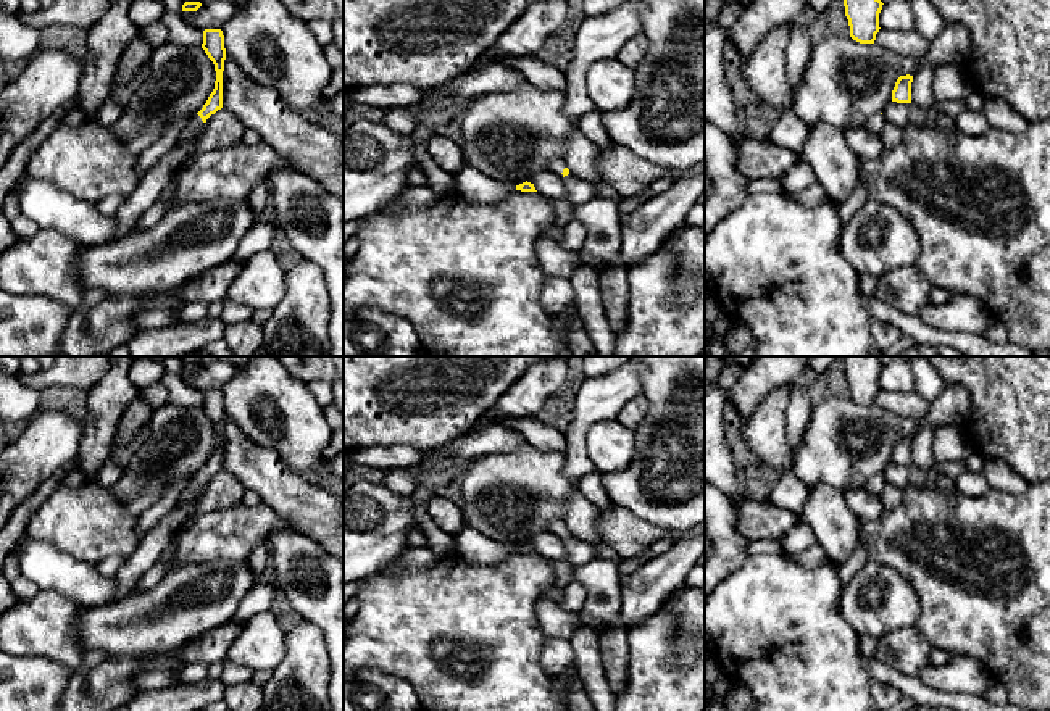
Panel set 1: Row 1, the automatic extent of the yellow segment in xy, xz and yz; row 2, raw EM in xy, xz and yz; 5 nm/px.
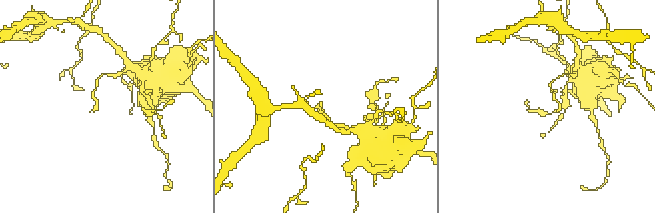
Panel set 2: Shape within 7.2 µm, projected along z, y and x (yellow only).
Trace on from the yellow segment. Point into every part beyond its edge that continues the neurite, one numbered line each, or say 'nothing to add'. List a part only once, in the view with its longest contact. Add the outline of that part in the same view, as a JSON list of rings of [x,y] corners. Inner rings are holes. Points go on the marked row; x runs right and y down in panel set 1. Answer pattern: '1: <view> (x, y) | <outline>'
1: xy (195, 123) | [[[195,113],[189,119],[187,126],[184,127],[184,131],[181,132],[176,145],[182,145],[184,142],[194,139],[195,134],[203,127],[203,124],[205,123],[202,121],[202,118]]]

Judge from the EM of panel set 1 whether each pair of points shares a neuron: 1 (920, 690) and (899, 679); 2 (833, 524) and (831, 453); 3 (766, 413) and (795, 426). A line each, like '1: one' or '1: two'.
1: one
2: two
3: two

